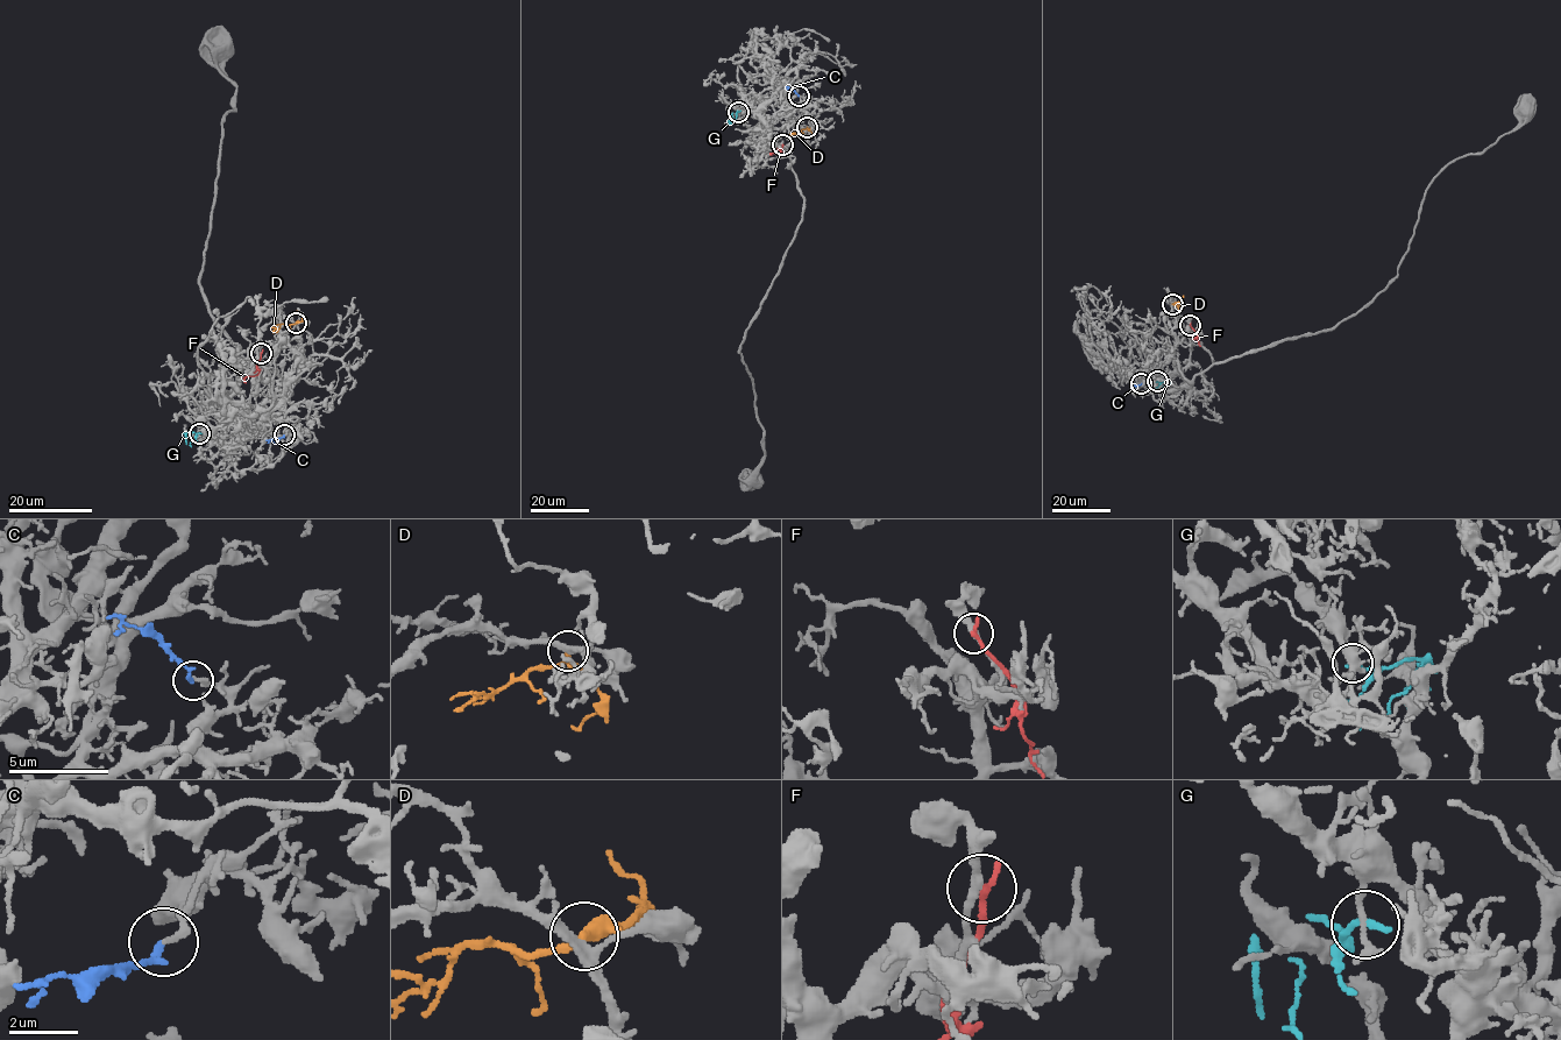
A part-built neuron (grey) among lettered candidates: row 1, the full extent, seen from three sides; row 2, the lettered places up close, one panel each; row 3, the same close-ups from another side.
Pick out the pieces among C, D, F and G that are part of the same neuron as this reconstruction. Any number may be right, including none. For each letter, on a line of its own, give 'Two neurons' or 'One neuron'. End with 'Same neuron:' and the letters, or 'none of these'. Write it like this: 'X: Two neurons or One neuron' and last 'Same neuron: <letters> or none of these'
C: Two neurons
D: Two neurons
F: Two neurons
G: Two neurons
Same neuron: none of these

